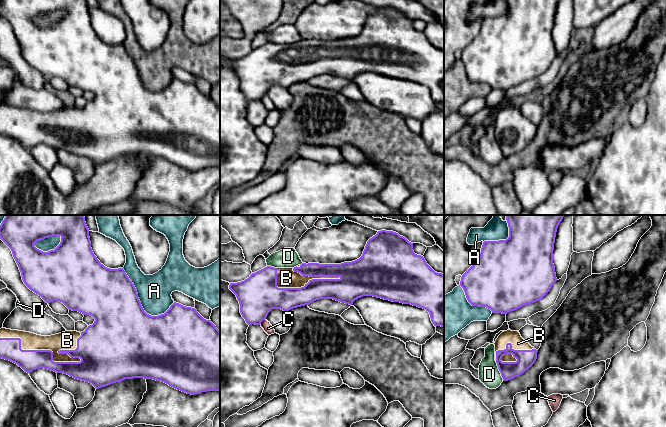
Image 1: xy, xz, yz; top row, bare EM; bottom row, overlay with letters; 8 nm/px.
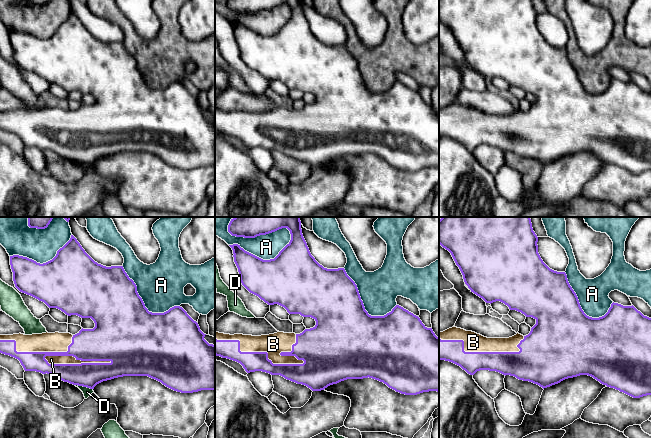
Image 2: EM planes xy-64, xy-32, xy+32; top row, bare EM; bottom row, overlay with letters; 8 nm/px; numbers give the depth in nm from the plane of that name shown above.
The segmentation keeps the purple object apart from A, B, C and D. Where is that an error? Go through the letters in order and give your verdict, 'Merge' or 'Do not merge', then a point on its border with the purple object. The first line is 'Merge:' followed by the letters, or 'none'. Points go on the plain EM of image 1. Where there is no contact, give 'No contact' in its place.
Merge: B
A: Do not merge. Touches purple at xy (140, 80)
B: Merge. Touches purple at xy (40, 126)
C: Do not merge. Touches purple at xz (262, 96)
D: Do not merge. Touches purple at yz (499, 146)

